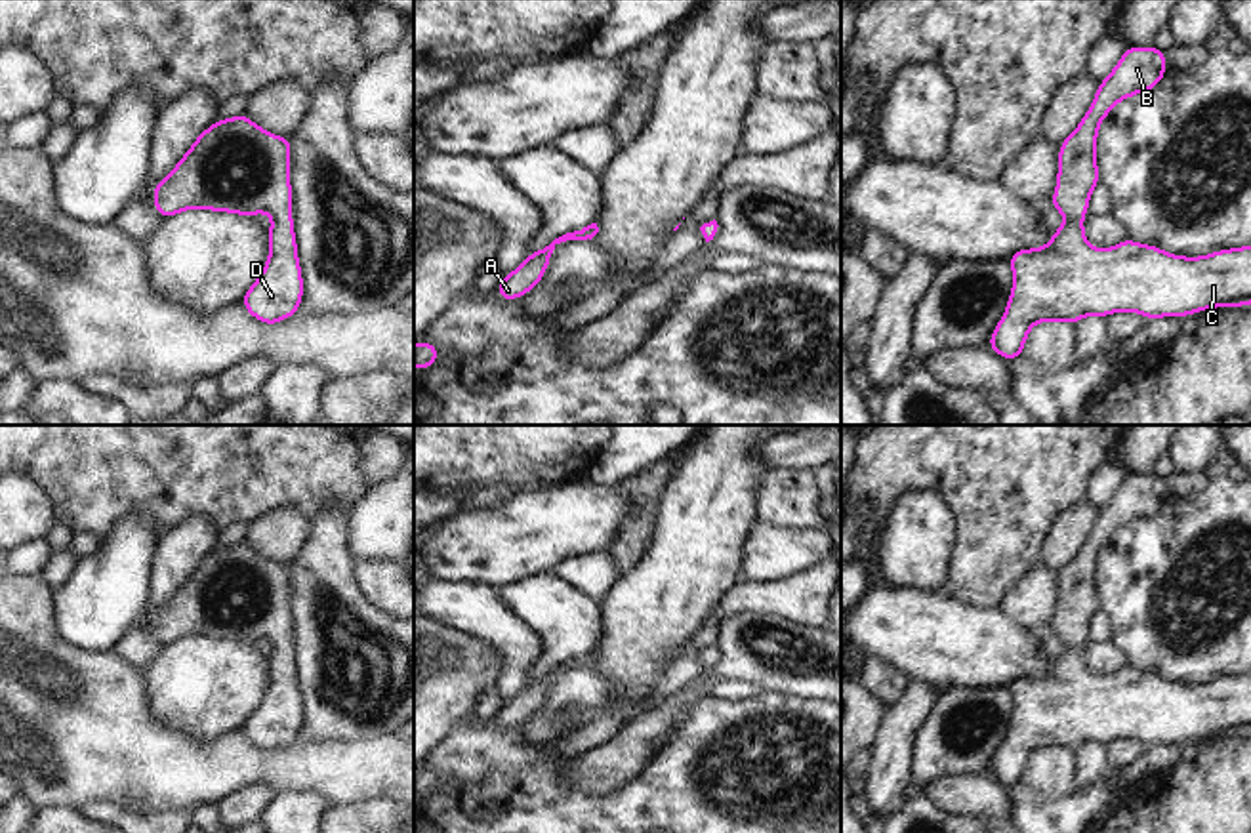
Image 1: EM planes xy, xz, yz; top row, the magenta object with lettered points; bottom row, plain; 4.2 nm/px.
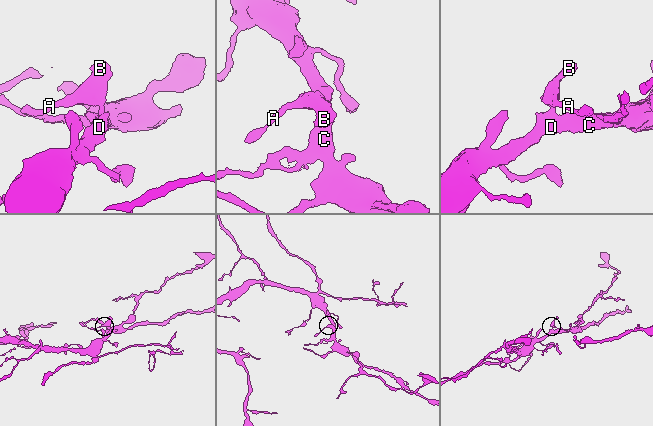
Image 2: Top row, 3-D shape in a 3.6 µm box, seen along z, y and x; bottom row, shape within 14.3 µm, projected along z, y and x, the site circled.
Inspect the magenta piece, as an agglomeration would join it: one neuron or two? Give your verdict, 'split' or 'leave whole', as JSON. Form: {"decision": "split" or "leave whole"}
{"decision": "leave whole"}

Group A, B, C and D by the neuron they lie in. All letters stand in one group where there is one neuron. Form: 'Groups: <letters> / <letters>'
Groups: A B C D.

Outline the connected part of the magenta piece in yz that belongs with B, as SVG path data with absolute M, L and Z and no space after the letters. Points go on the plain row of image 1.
M1131 473L1100 509L1089 539L1060 570L1058 608L1051 635L1066 642L1045 675L1009 684L1013 719L988 776L1015 787L1034 749L1076 751L1087 742L1133 738L1148 743L1188 743L1217 732L1251 730L1251 673L1219 677L1205 684L1179 684L1129 665L1110 677L1087 671L1081 642L1097 599L1097 557L1125 524L1154 517L1165 501L1165 478Z

